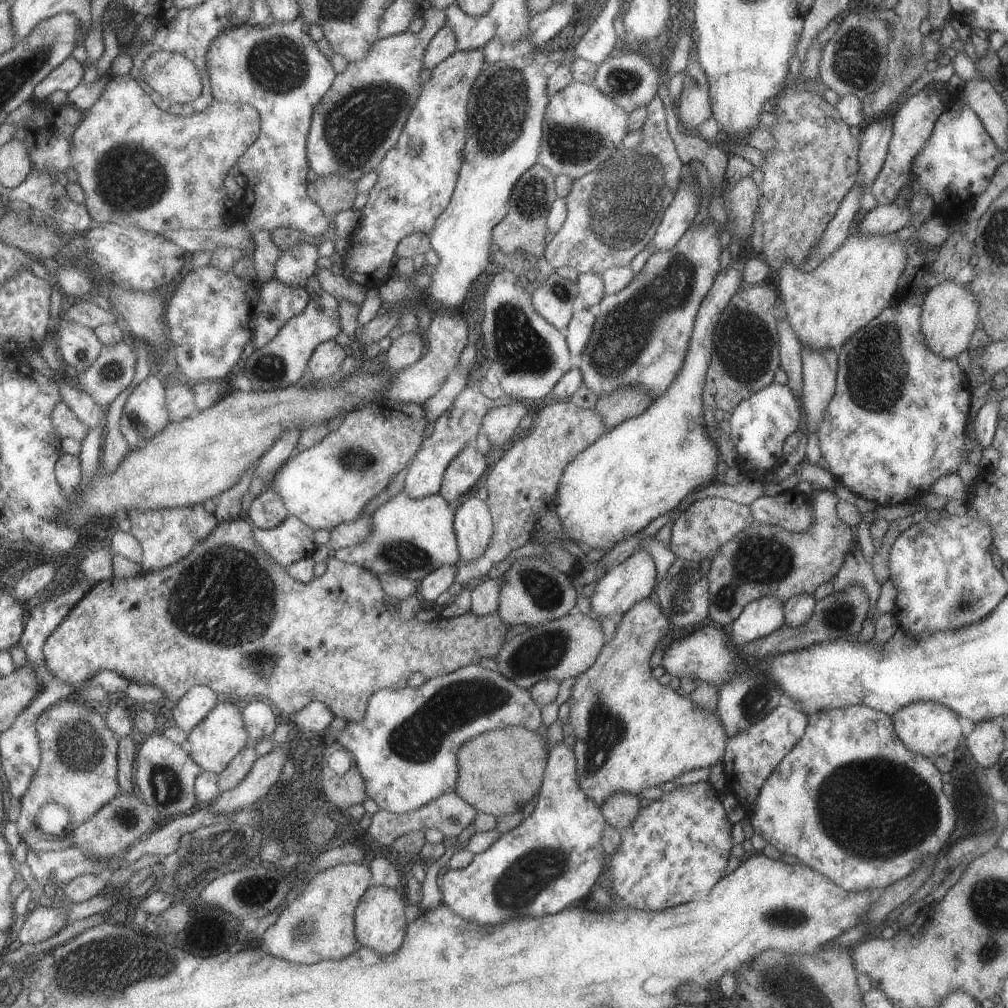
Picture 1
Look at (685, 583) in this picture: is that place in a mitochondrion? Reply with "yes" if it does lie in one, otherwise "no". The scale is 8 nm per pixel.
yes

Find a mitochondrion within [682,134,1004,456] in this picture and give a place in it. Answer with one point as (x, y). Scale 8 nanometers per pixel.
(875, 371)

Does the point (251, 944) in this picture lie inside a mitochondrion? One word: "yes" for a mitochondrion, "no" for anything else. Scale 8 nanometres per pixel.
no

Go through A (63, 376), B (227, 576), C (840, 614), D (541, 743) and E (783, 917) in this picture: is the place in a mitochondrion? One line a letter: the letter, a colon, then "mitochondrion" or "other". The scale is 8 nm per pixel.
A: other
B: mitochondrion
C: mitochondrion
D: other
E: mitochondrion

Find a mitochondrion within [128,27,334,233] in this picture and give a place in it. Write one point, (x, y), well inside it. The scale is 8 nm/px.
(279, 64)

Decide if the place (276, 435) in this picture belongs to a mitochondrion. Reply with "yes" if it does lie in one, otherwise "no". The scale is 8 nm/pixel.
no

